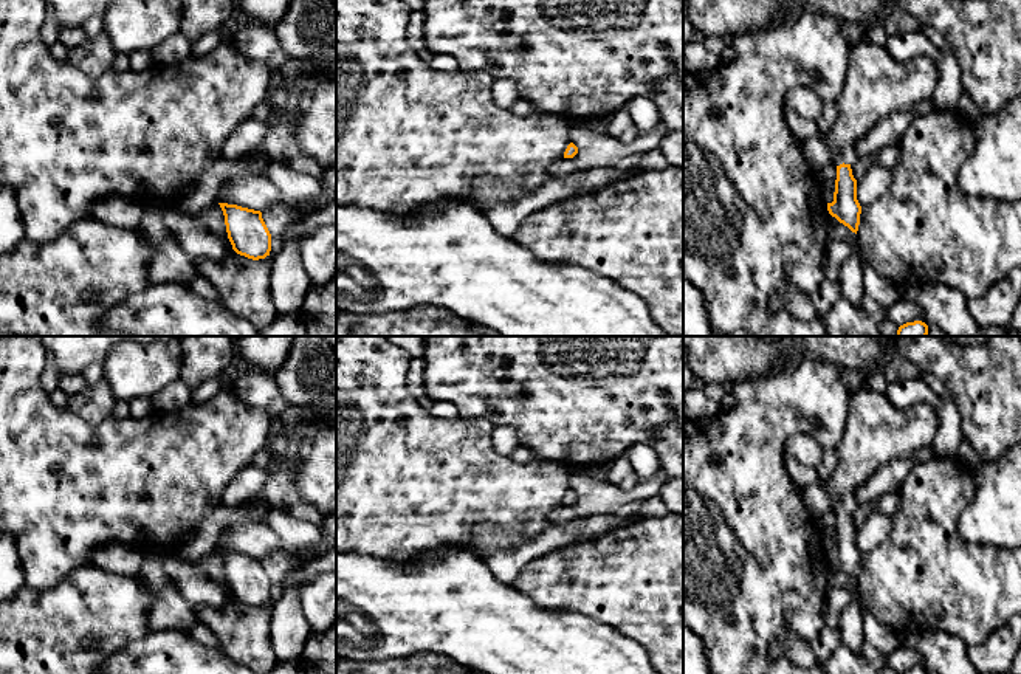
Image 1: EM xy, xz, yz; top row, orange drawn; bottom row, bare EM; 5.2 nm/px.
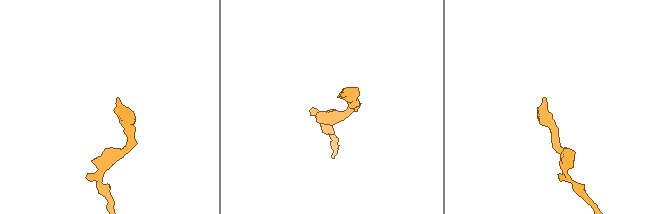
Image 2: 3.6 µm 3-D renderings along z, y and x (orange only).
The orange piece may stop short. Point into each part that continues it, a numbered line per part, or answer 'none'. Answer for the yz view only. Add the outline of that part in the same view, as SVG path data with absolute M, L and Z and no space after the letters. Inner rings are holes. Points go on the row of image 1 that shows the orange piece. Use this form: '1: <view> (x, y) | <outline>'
1: yz (888, 132) | M909 110L885 118L875 124L854 147L847 147L840 152L840 155L835 158L835 166L843 163L852 164L858 158L872 155L885 146L899 146L916 116L917 115Z

